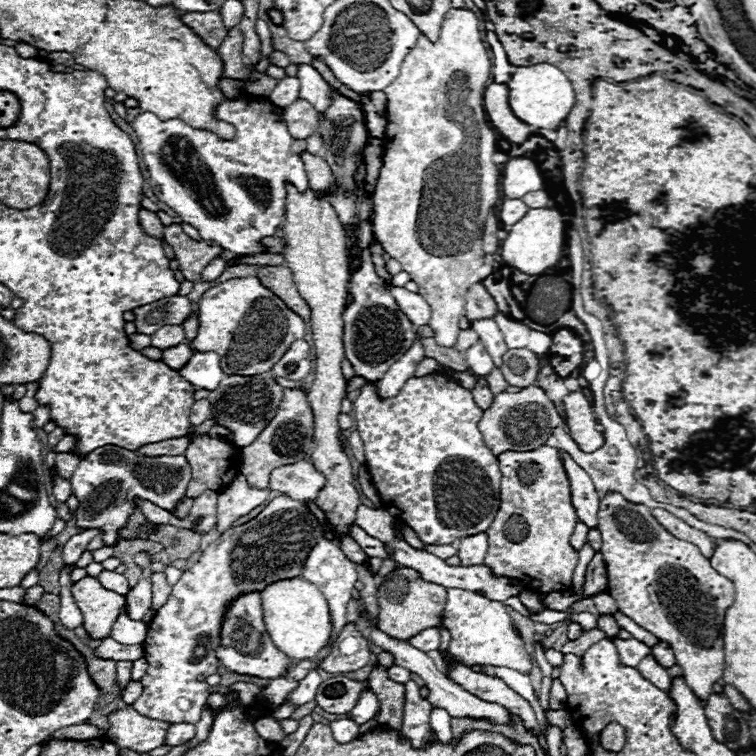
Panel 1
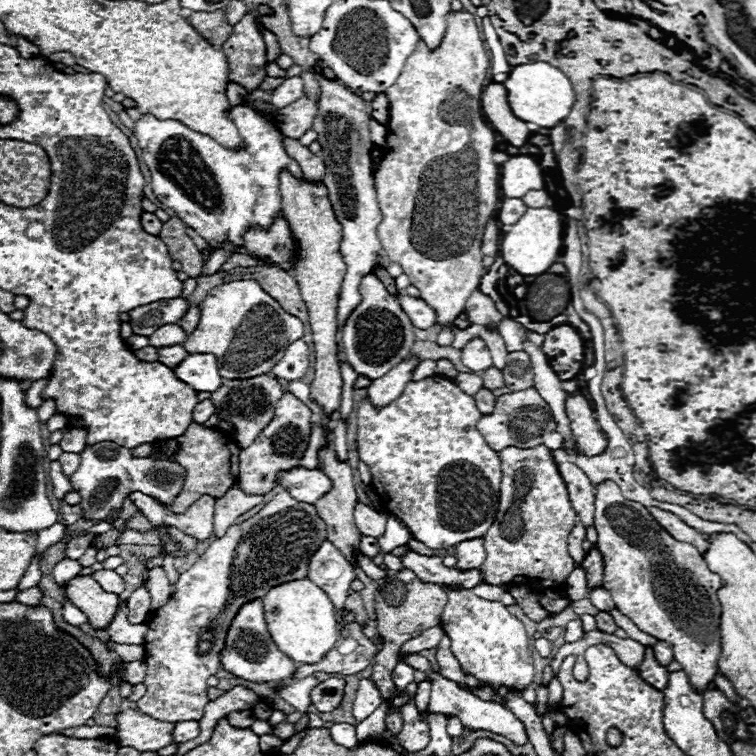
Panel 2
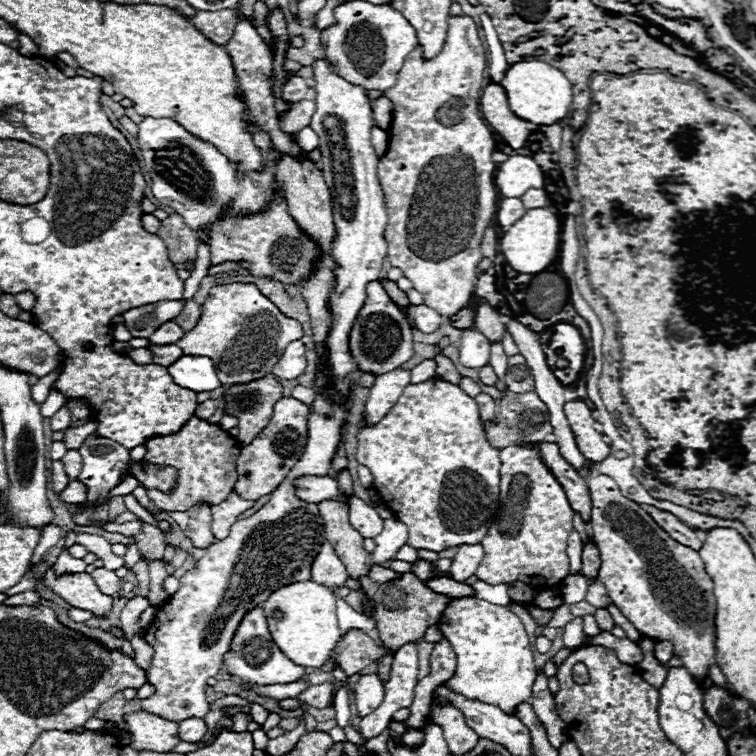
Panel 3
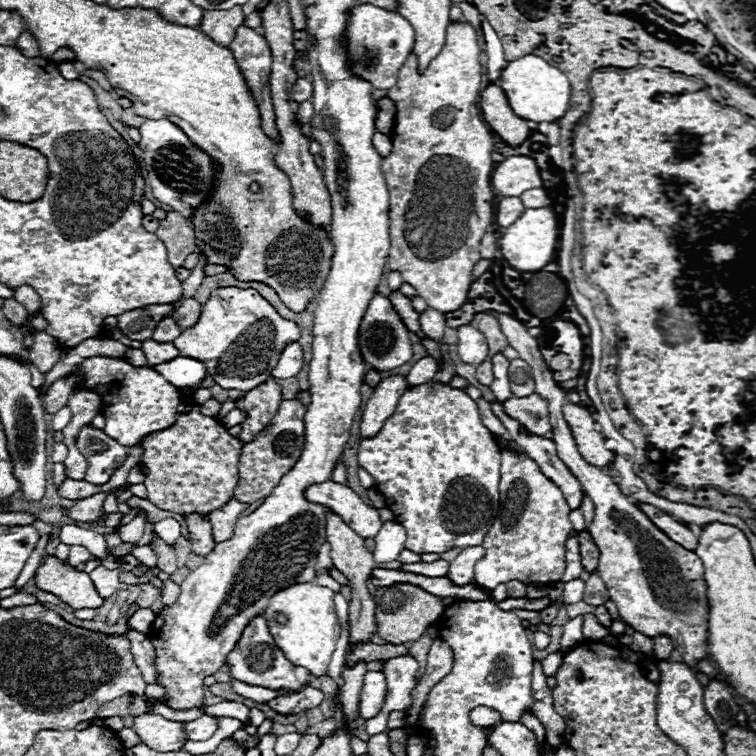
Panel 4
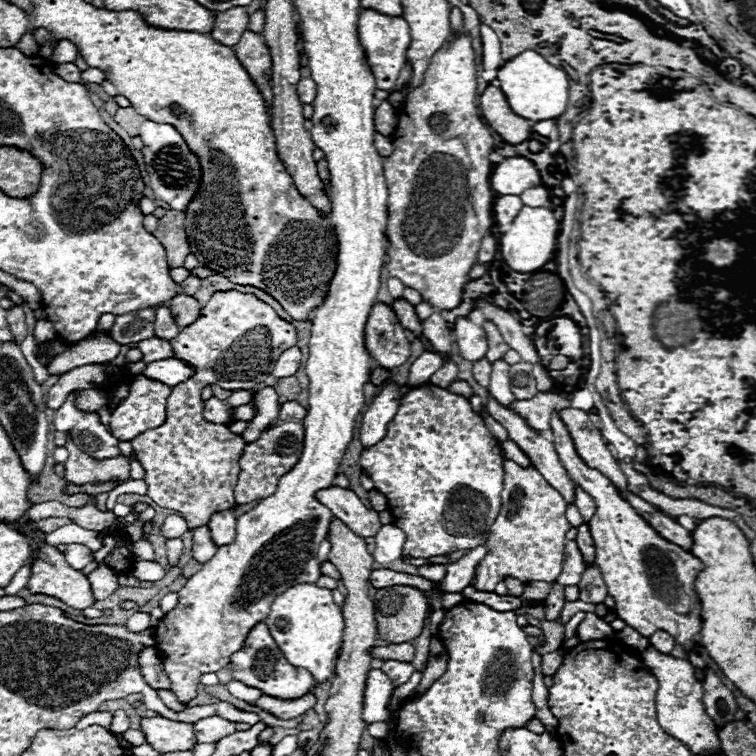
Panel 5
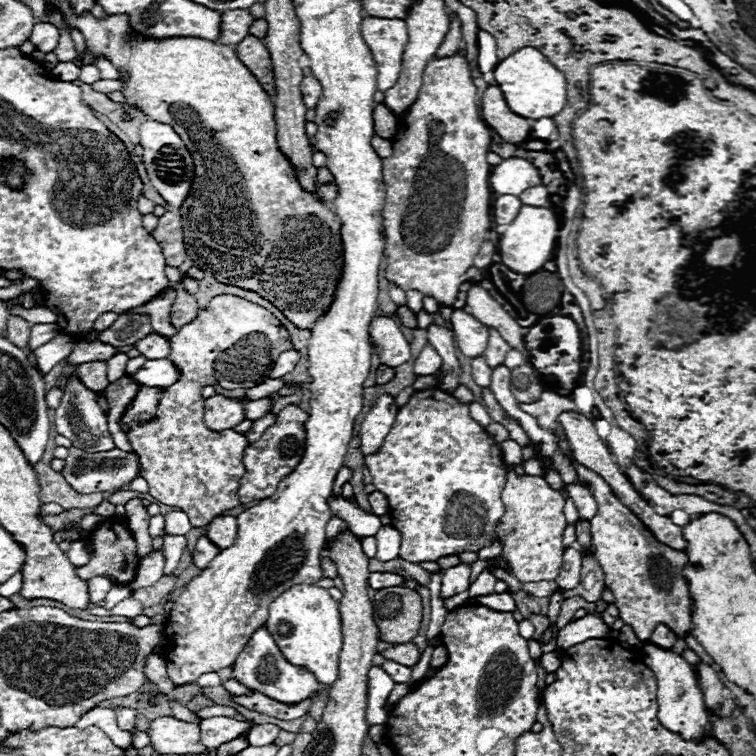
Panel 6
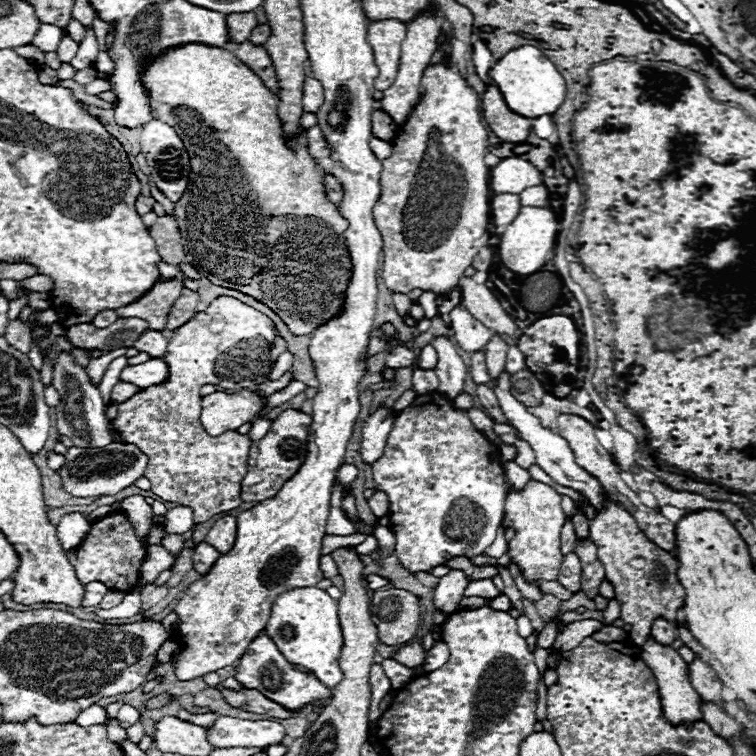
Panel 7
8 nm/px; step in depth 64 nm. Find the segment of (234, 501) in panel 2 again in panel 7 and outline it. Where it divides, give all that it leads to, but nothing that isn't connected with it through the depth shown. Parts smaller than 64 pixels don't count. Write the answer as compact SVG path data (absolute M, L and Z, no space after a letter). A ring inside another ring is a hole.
M224 516L214 522L210 532L206 534L206 542L210 546L216 546L220 554L228 552L234 546L236 540L236 518L234 516Z

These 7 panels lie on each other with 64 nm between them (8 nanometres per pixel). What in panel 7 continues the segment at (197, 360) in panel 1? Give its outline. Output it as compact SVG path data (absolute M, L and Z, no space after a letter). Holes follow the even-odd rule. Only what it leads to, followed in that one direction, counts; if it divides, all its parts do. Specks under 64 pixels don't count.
M150 358L148 362L138 366L126 366L120 374L120 380L136 384L140 388L148 388L166 382L168 376L168 364L162 358Z

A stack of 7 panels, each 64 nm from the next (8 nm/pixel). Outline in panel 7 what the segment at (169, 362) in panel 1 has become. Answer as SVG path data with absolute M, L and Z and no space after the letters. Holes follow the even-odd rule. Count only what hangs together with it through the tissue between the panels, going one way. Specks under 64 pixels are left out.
M148 330L144 332L136 342L134 348L140 352L150 354L152 358L162 358L166 354L166 346L168 346L168 336L164 332L156 332L156 330Z

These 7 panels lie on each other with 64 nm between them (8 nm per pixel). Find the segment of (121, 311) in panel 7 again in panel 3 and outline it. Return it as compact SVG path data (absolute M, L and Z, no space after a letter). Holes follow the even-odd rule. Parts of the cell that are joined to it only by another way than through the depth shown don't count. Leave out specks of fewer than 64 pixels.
M164 322L152 336L150 342L154 344L166 344L166 342L178 342L184 336L184 330L176 322Z

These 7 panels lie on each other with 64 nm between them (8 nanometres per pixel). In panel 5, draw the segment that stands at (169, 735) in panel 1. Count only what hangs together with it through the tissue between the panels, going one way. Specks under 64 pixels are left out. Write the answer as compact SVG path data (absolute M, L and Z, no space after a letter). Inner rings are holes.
M208 716L194 722L194 736L198 742L216 742L234 732L234 722L228 722L220 716Z

